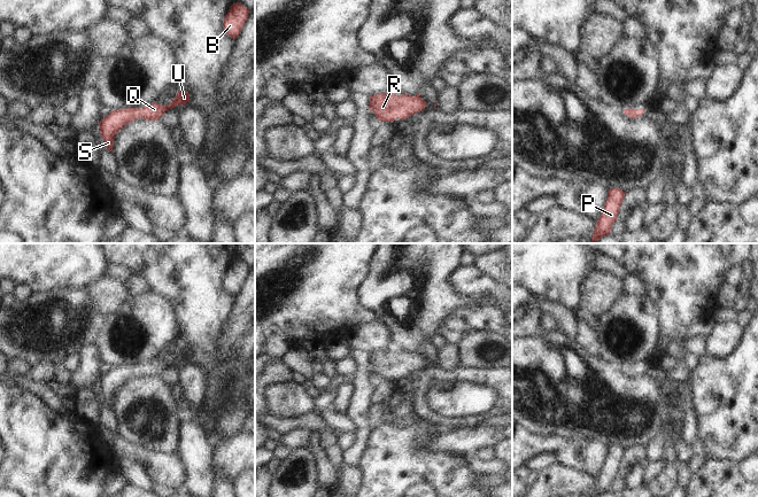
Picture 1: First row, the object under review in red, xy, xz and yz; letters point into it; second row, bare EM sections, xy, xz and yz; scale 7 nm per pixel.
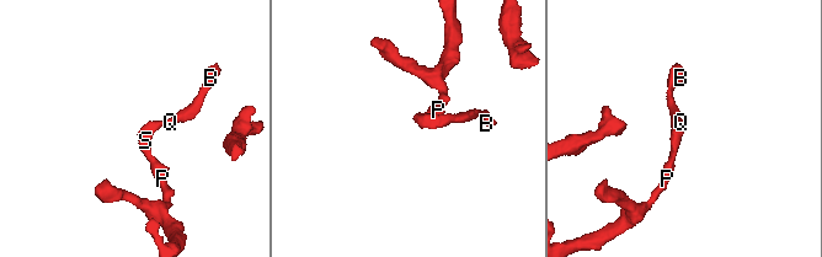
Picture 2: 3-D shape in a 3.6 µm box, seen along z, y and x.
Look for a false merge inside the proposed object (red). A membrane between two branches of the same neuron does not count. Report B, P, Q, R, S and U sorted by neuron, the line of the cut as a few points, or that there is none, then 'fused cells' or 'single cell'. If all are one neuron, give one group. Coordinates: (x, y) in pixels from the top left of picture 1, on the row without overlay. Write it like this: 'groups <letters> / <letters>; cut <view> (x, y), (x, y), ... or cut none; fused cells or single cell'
groups B P Q R S U; cut none; single cell

